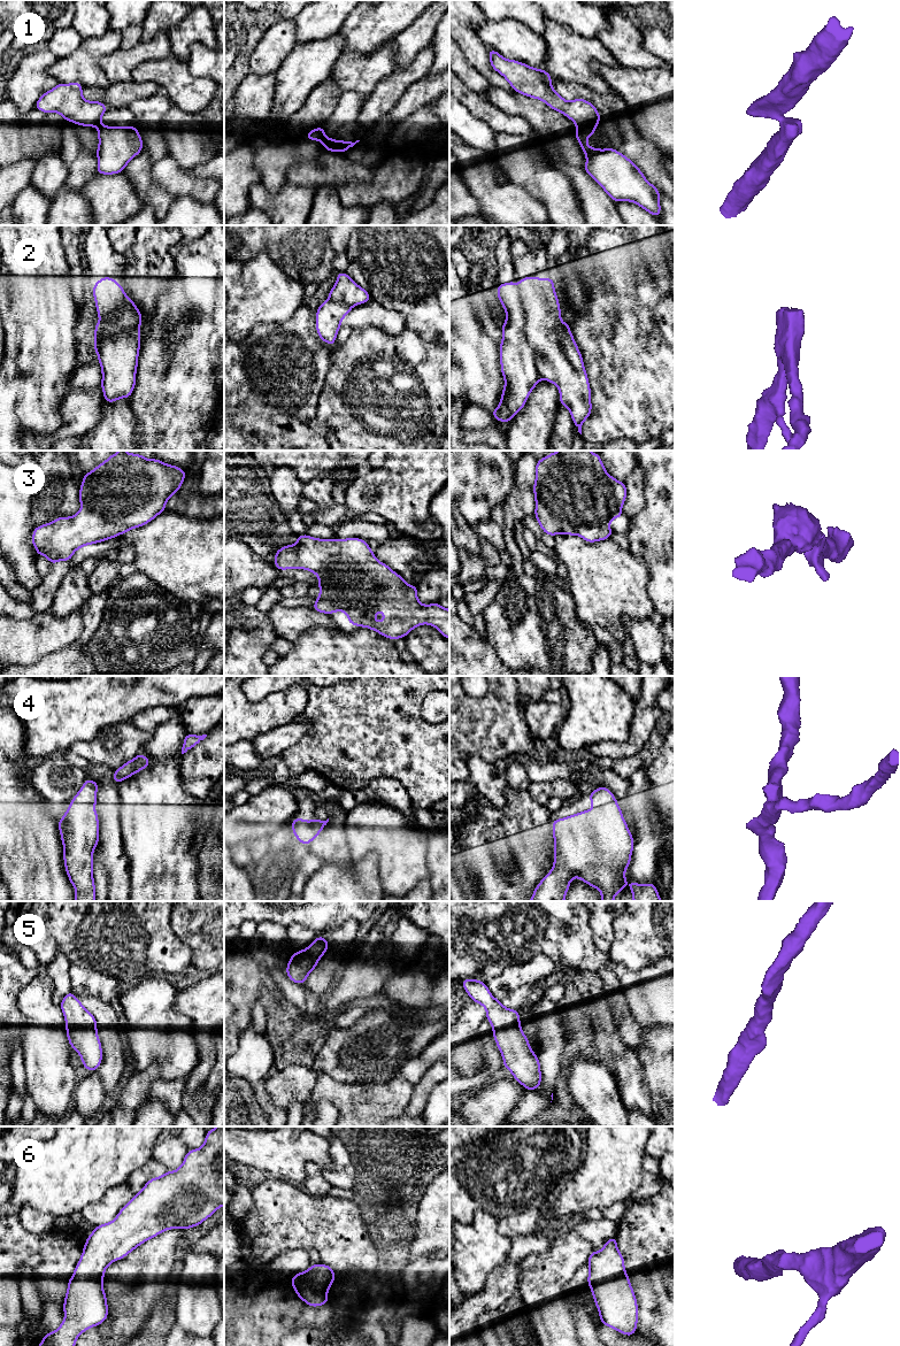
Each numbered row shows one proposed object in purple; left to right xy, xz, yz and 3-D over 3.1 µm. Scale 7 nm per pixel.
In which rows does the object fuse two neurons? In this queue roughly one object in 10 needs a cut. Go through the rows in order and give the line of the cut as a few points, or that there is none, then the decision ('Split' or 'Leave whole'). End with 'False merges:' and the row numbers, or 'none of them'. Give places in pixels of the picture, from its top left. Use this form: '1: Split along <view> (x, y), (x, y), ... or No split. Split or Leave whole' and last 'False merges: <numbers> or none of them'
1: Split along yz (595, 123), (578, 128). Split
2: No split. Leave whole
3: No split. Leave whole
4: No split. Leave whole
5: No split. Leave whole
6: No split. Leave whole
False merges: 1

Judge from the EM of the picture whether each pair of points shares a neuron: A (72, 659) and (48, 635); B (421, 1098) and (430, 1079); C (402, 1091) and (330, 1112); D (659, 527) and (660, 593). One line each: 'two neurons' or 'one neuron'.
A: two neurons
B: one neuron
C: two neurons
D: one neuron

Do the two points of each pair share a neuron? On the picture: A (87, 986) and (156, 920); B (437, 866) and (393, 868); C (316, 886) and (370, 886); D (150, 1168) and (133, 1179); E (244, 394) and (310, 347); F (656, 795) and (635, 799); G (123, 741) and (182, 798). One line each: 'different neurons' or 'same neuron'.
A: different neurons
B: different neurons
C: same neuron
D: same neuron
E: same neuron
F: different neurons
G: different neurons

